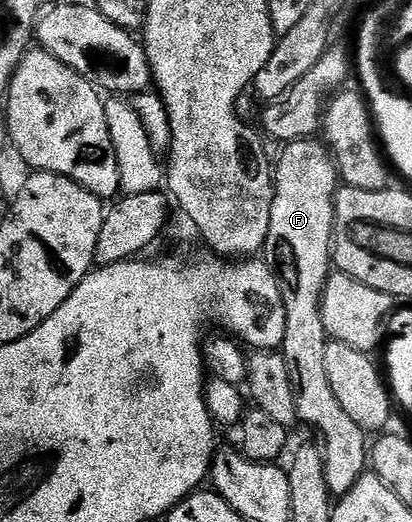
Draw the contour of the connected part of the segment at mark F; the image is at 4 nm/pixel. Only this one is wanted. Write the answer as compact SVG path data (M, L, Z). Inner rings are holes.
M324 141L290 142L282 150L285 151L278 162L276 159L272 171L271 224L263 258L277 277L285 305L287 332L280 349L289 365L293 387L297 390L297 414L302 423L314 426L321 433L319 442L325 456L327 486L334 496L342 496L351 492L351 488L355 488L355 484L367 473L371 446L368 441L365 443L366 431L347 416L343 404L339 404L335 392L331 392L331 380L327 380L326 357L331 339L323 324L321 301L334 265L333 202L337 198L339 175L337 164Z

